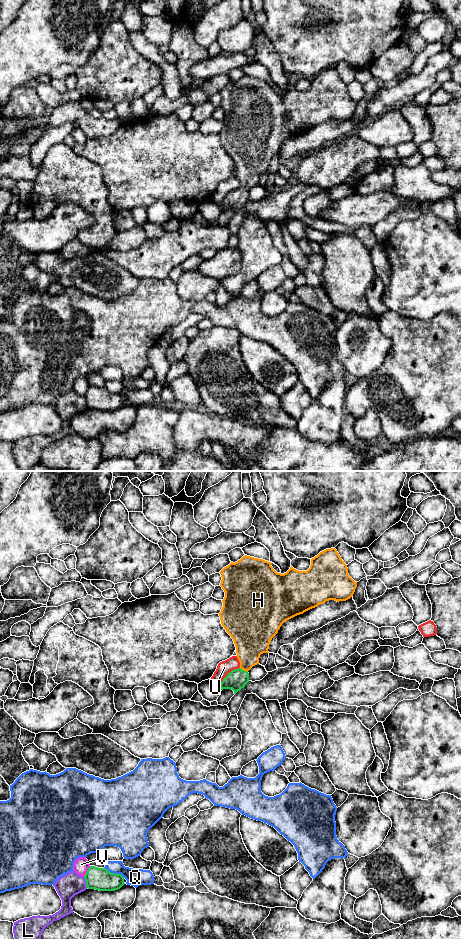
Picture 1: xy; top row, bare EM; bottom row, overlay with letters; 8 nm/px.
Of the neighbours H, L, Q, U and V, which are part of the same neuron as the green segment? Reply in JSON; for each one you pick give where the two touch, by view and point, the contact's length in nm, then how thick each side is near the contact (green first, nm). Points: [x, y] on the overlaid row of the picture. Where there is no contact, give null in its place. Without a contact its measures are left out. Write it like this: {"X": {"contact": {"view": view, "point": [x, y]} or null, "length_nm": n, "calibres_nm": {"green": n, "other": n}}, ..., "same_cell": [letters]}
{"H": {"contact": {"view": "xy", "point": [243, 670]}, "length_nm": 80, "calibres_nm": {"green": 160, "other": 280}}, "same_cell": ["H"]}

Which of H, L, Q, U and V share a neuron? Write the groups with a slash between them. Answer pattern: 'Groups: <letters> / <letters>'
Groups: H / L / Q / U / V

